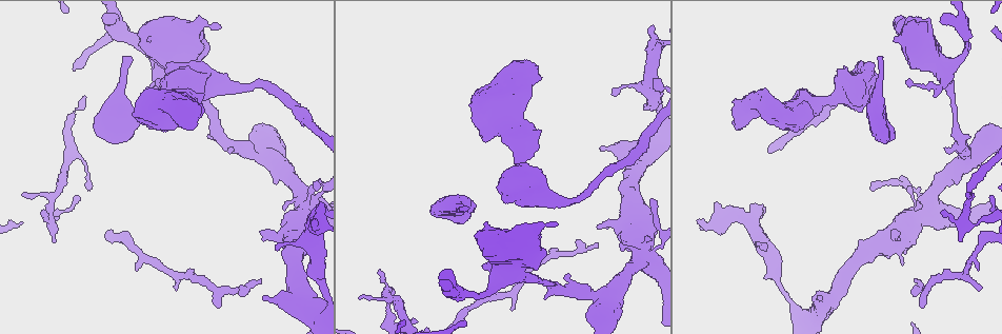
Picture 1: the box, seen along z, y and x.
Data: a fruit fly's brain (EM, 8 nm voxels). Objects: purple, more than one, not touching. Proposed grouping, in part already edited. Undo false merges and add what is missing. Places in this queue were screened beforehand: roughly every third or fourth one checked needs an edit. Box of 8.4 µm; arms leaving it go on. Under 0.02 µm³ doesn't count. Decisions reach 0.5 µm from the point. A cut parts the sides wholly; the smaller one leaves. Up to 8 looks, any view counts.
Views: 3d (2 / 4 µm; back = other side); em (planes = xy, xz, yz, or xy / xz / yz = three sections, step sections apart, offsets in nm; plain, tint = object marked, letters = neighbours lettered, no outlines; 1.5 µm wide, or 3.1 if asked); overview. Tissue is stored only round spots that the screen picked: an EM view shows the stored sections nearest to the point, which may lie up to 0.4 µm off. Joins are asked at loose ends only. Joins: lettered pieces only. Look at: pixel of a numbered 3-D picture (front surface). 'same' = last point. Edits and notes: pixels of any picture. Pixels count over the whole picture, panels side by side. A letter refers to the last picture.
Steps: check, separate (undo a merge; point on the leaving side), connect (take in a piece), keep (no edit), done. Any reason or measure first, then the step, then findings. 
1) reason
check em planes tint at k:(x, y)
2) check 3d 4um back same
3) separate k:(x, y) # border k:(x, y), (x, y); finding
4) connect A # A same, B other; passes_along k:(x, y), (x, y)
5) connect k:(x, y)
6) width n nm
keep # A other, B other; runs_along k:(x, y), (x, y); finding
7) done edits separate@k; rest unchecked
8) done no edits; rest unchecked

abrupt turn
check 3d 4um at 1:(751, 222)

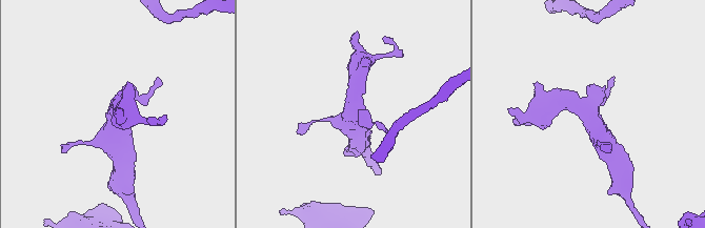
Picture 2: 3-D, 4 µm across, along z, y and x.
need the tissue
check em planes tint at 2:(589, 110)

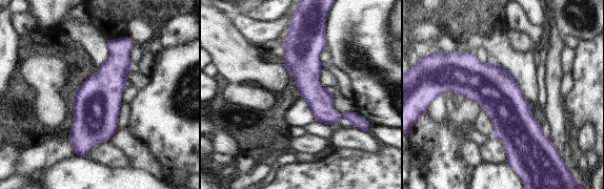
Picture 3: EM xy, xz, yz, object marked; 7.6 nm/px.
see the neighbours
check em planes letters same

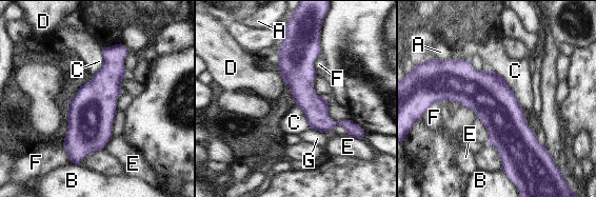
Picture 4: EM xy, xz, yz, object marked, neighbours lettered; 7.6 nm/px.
width 340 nm; longest_contact C 340 nm
keep # A other, B other, C other, D other, E other, F other, G other; all the same cell

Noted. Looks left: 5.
thick end
check em yz step 4 letters at 1:(599, 227)

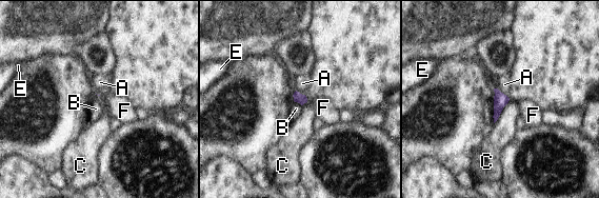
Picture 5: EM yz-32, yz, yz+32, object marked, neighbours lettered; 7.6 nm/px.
longest_contact C 220 nm
keep # A other, B other, C other, E other, F other; border 5:(294, 100), (301, 105); no lettered piece goes on from it

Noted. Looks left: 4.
sharp bend
check em xz step 4 letters at 1:(388, 306)

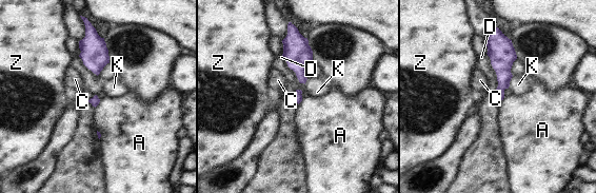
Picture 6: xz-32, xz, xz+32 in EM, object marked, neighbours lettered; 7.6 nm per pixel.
longest_contact D 280 nm
keep # A other, C other, D other, K other, Z other; border 6:(100, 99), (95, 107); all the same cell

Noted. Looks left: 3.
done no edits; rest unchecked

